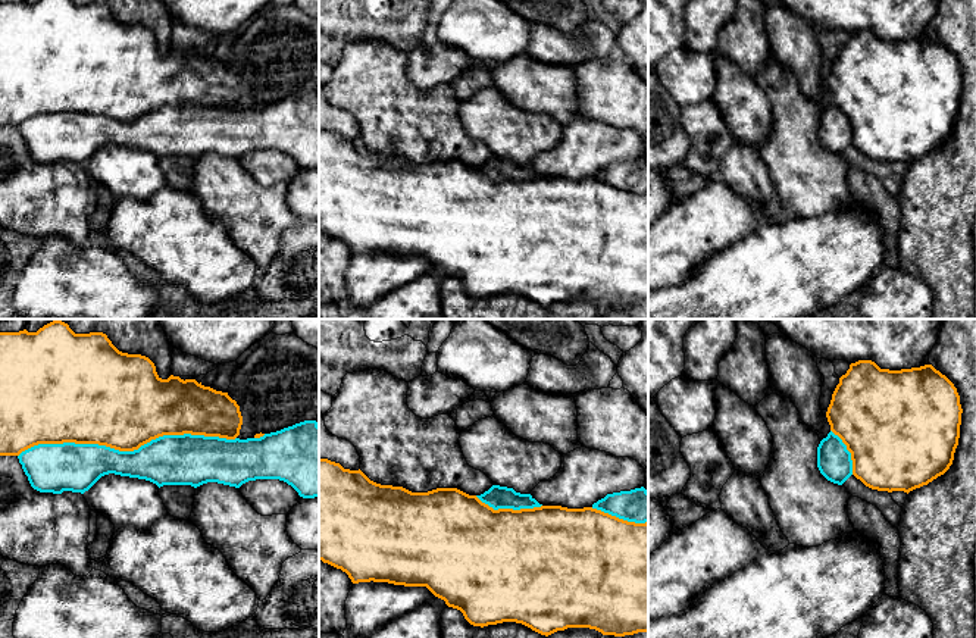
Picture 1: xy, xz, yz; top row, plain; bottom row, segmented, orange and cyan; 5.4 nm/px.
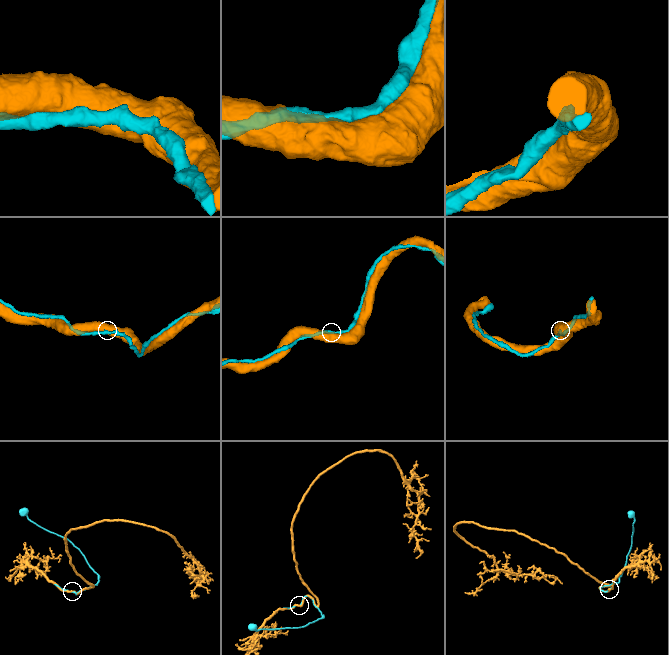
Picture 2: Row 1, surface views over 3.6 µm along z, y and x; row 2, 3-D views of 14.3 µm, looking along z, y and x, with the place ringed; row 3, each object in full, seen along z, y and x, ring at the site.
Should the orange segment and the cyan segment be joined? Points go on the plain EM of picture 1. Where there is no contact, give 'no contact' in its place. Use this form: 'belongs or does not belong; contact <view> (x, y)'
belongs; contact xy (127, 121)

